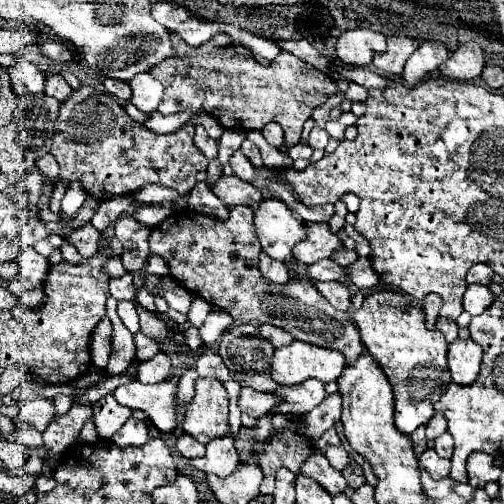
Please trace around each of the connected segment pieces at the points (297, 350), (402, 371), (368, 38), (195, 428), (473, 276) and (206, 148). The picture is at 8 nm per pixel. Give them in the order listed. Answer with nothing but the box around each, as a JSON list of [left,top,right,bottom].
[[271,341,343,385],[353,291,451,435],[337,29,385,65],[183,379,229,443],[467,265,493,285],[195,125,217,159]]

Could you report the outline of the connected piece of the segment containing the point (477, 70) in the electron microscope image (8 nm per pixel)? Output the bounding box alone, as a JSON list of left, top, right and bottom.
[439,41,485,81]

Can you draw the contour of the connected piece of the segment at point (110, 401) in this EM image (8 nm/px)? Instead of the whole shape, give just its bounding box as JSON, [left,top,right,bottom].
[93,394,131,439]

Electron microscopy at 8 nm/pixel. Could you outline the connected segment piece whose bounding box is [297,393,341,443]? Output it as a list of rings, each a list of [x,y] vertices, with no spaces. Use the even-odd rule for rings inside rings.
[[[335,393],[335,395],[325,397],[325,401],[321,401],[321,405],[313,409],[313,413],[309,411],[305,415],[303,425],[297,427],[297,431],[315,443],[339,419],[341,419],[341,395]]]

